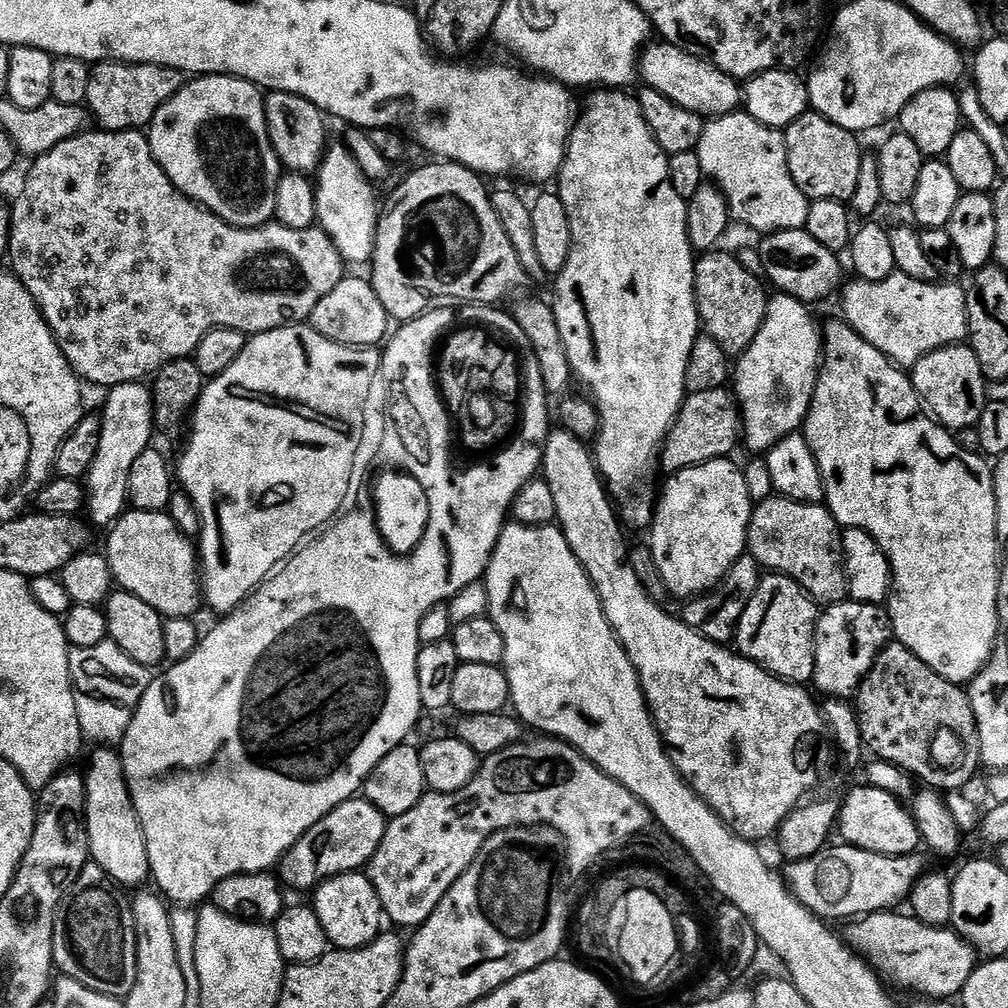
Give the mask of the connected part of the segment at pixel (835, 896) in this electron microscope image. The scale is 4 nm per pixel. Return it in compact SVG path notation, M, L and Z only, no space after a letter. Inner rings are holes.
M843 842L837 845L837 848L825 846L801 862L790 863L786 873L792 895L825 922L848 920L851 916L863 918L873 912L895 909L896 903L911 893L916 881L926 871L920 854L883 856Z

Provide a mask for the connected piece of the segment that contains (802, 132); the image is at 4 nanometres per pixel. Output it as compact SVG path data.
M809 110L792 125L783 129L790 174L802 194L814 200L851 201L858 190L858 170L865 157L860 153L857 133L830 122L815 110Z

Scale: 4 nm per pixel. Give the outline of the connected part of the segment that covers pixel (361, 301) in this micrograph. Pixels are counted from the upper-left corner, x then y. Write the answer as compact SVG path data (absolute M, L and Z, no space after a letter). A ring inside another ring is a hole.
M351 276L340 280L338 286L334 286L334 290L330 290L330 294L326 294L326 298L322 298L314 306L310 327L326 339L346 348L371 348L383 345L390 332L388 311L382 306L378 294L367 279L359 280L358 277Z

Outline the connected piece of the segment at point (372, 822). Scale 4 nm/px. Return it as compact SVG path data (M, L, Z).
M353 798L342 802L334 810L330 810L330 814L326 814L326 818L322 818L314 826L310 826L310 830L306 830L306 834L302 834L302 838L298 838L298 842L294 842L292 849L284 855L284 859L278 865L279 879L285 885L288 883L292 888L312 890L317 884L329 880L331 876L340 876L343 872L361 871L372 861L372 856L378 850L384 837L385 827L386 817L369 800Z

